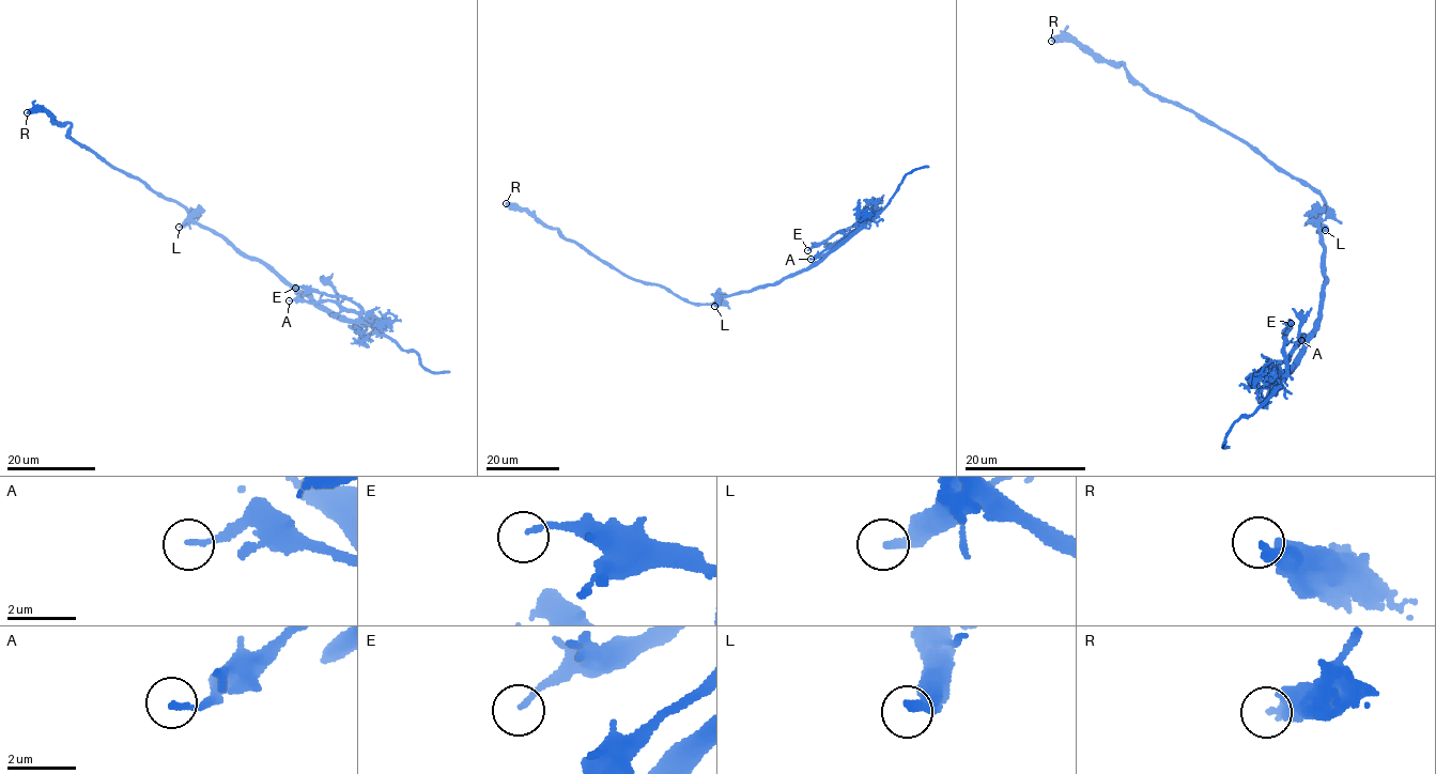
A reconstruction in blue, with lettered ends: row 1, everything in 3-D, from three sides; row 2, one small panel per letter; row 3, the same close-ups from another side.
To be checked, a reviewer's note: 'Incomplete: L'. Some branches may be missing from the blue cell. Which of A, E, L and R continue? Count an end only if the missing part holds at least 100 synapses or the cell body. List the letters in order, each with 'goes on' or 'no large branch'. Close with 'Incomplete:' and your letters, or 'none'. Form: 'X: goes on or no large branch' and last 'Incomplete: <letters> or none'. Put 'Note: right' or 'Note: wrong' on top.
Note: wrong
A: no large branch
E: no large branch
L: no large branch
R: no large branch
Incomplete: none

